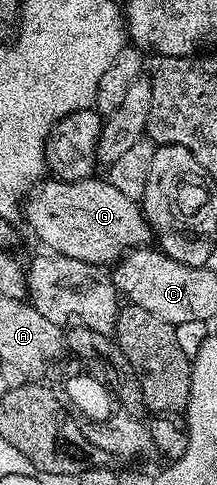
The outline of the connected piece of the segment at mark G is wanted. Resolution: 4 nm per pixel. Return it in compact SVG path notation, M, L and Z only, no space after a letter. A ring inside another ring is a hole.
M93 176L77 182L48 181L41 181L40 185L28 195L22 206L22 218L23 221L28 221L29 228L48 245L45 247L49 251L104 268L107 267L107 262L115 264L125 252L143 247L147 243L144 242L147 238L149 241L150 225L144 219L141 203L124 196L103 177Z

